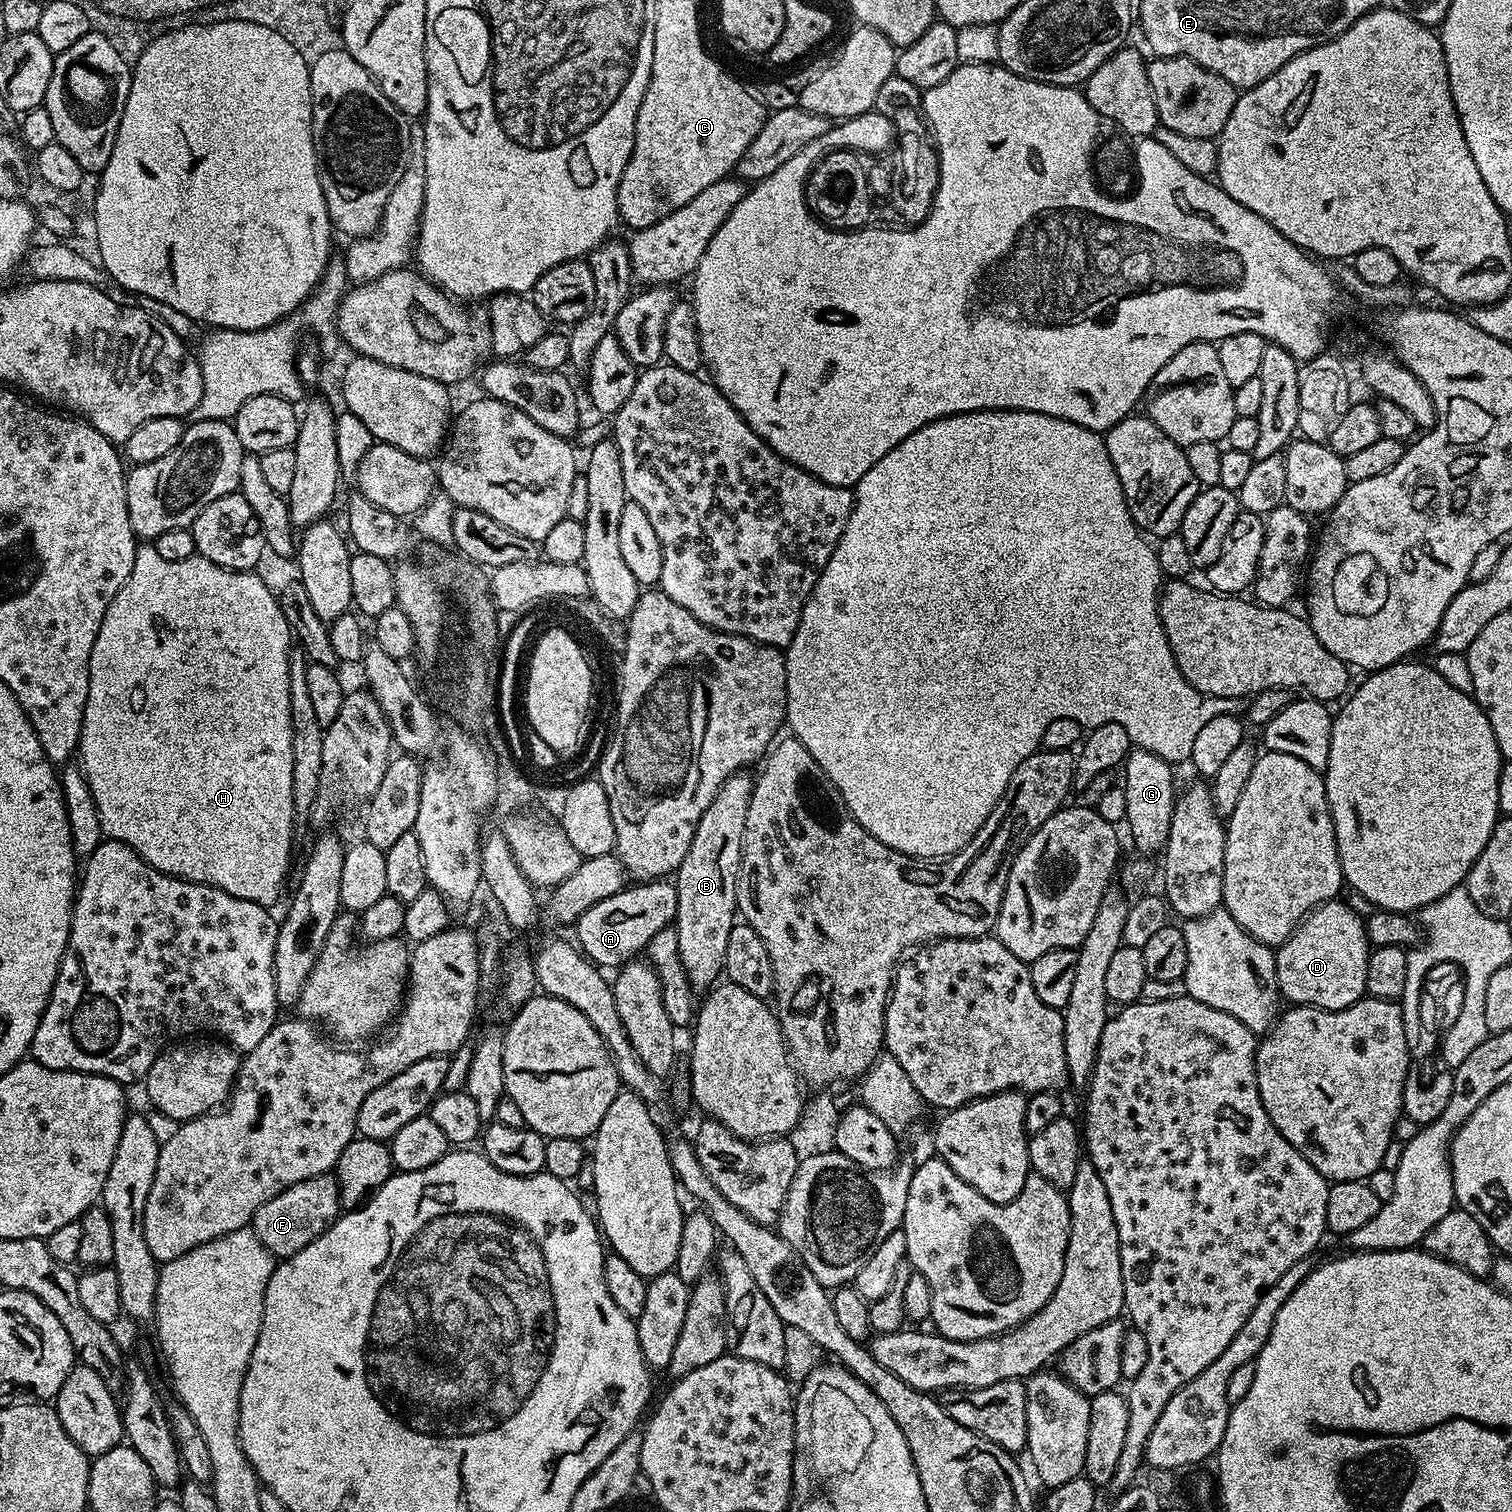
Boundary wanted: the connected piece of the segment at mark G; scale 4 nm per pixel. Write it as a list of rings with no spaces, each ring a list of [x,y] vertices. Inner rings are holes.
[[[1133,747],[1122,765],[1124,781],[1122,787],[1126,794],[1126,829],[1132,835],[1132,844],[1137,853],[1163,853],[1166,842],[1170,838],[1170,818],[1174,818],[1174,806],[1178,795],[1176,780],[1172,777],[1173,765],[1145,748]]]

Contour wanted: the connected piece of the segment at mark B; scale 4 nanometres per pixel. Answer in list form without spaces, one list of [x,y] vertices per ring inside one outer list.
[[[747,771],[735,772],[714,794],[714,802],[706,806],[706,814],[698,822],[694,830],[694,838],[690,842],[690,850],[686,850],[686,858],[682,858],[679,868],[674,873],[676,886],[676,919],[674,927],[678,934],[678,958],[682,958],[682,966],[686,970],[686,978],[693,989],[708,990],[721,979],[726,962],[726,941],[730,938],[730,930],[738,922],[736,906],[736,883],[740,877],[740,859],[742,858],[742,842],[746,826],[746,810],[752,797],[753,777]]]

